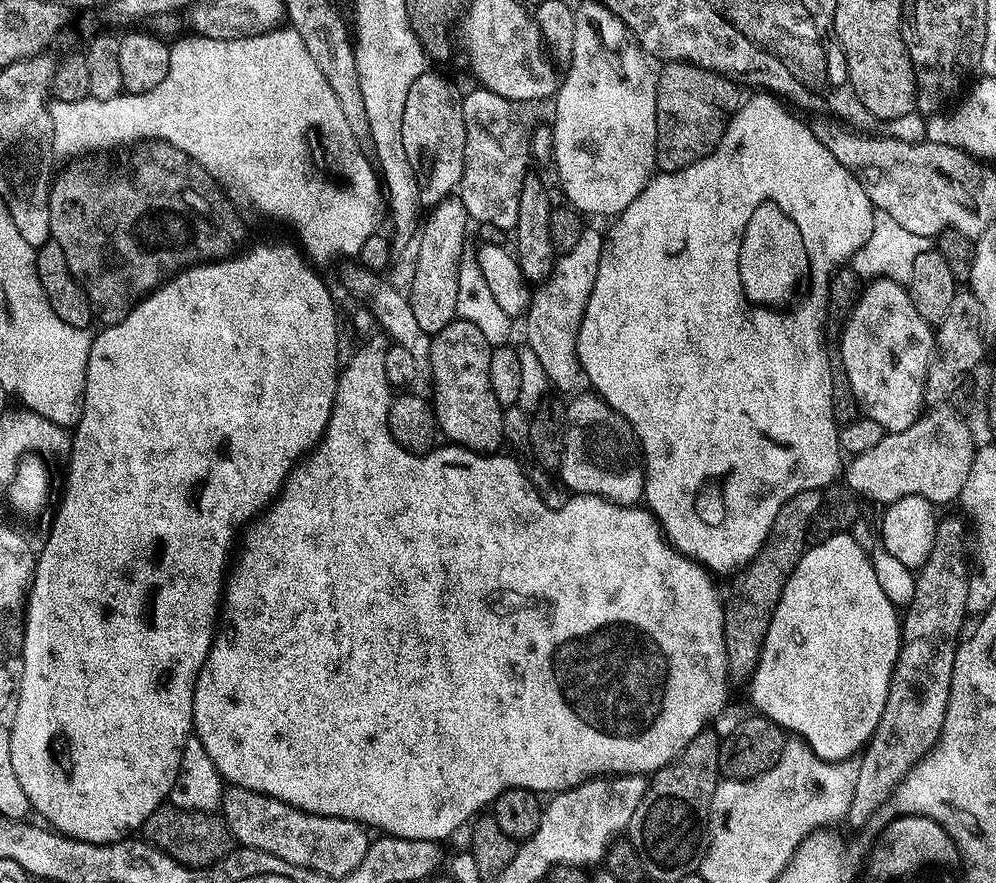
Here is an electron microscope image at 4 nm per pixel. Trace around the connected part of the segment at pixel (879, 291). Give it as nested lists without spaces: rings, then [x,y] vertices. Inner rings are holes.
[[[873,279],[861,291],[860,301],[854,306],[852,315],[843,321],[842,328],[844,333],[838,340],[838,346],[842,350],[842,363],[846,366],[846,378],[850,378],[850,386],[854,390],[857,409],[878,422],[885,433],[901,432],[914,426],[925,407],[924,387],[928,363],[932,361],[934,328],[924,321],[918,310],[914,310],[907,287],[898,281]]]

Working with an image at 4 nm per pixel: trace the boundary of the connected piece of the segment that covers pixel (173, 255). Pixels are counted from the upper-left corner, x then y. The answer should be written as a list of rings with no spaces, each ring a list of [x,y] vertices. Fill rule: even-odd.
[[[160,142],[133,172],[113,180],[95,180],[72,168],[51,181],[49,190],[50,236],[66,254],[70,274],[82,286],[92,307],[93,317],[101,325],[116,324],[149,292],[177,272],[214,260],[229,259],[245,247],[248,232],[219,188],[217,177],[211,176],[196,160],[182,150]]]

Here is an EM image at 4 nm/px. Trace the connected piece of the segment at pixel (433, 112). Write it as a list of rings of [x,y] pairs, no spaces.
[[[425,70],[414,80],[406,94],[402,112],[402,142],[406,156],[418,178],[419,200],[429,208],[451,195],[464,173],[465,118],[462,115],[463,93],[446,77]]]

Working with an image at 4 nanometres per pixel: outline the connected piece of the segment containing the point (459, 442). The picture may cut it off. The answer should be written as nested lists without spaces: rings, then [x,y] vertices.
[[[454,319],[444,327],[441,332],[432,336],[430,346],[430,358],[428,364],[432,368],[432,396],[430,403],[436,411],[436,426],[442,433],[445,441],[453,445],[468,448],[471,452],[496,454],[501,451],[500,444],[505,443],[504,431],[502,430],[502,418],[504,408],[492,389],[492,352],[493,345],[486,342],[482,330],[471,324],[469,320]]]

